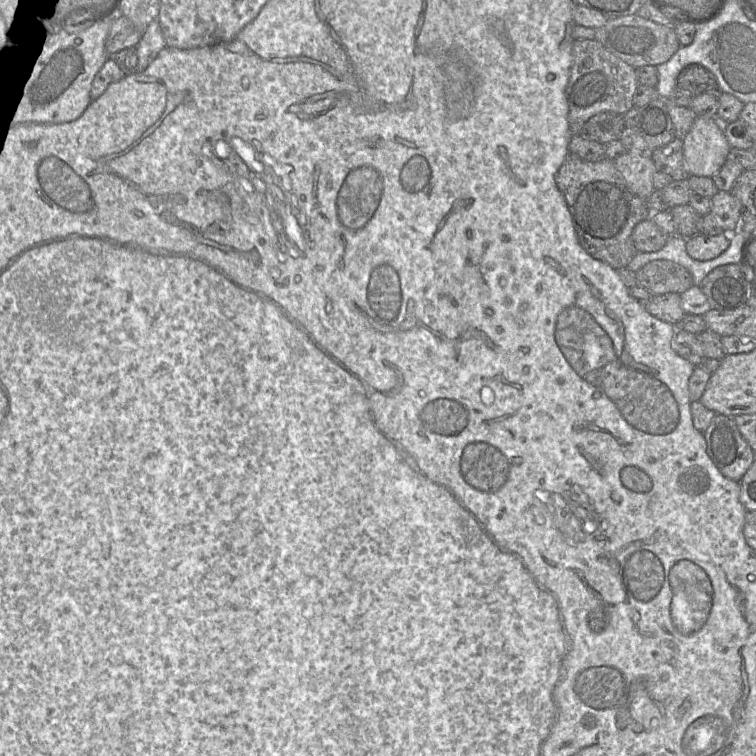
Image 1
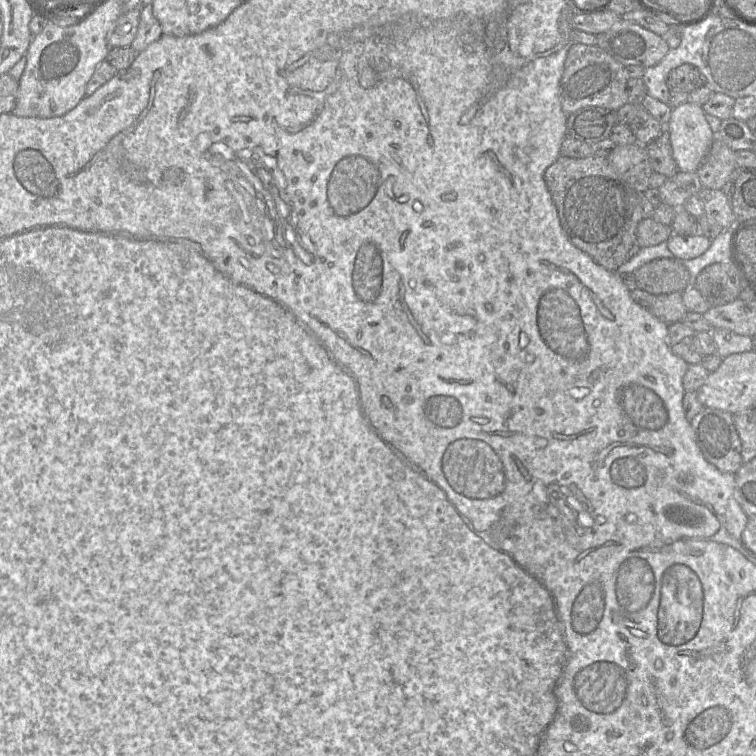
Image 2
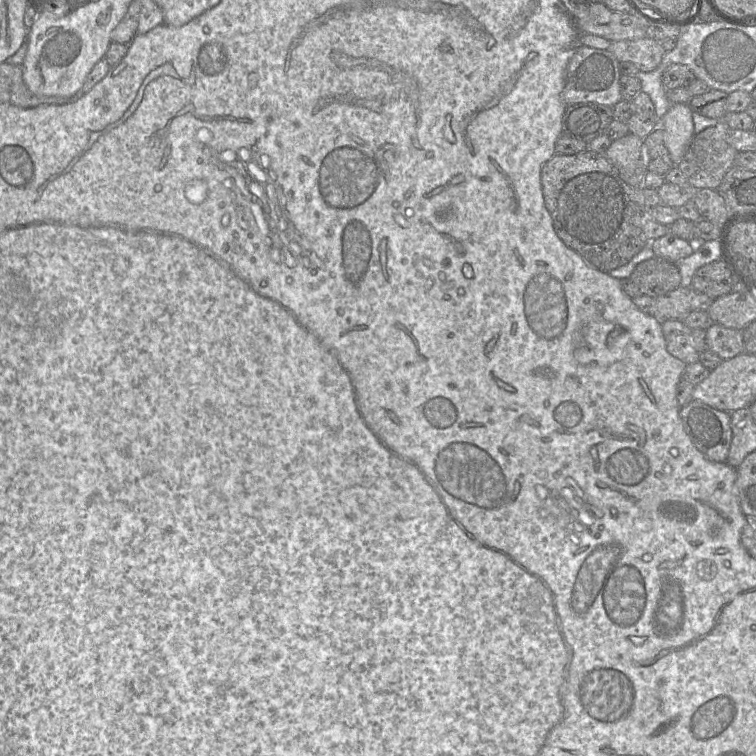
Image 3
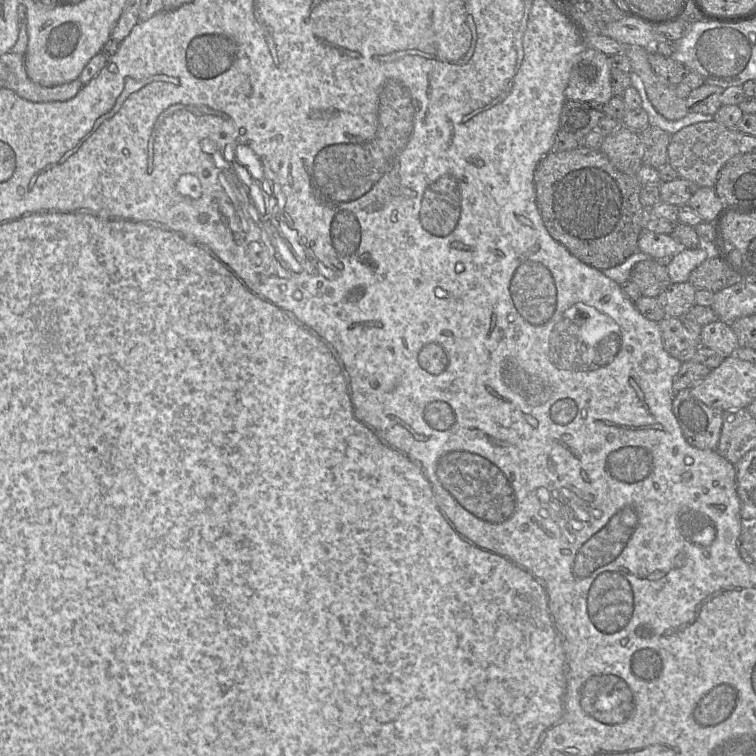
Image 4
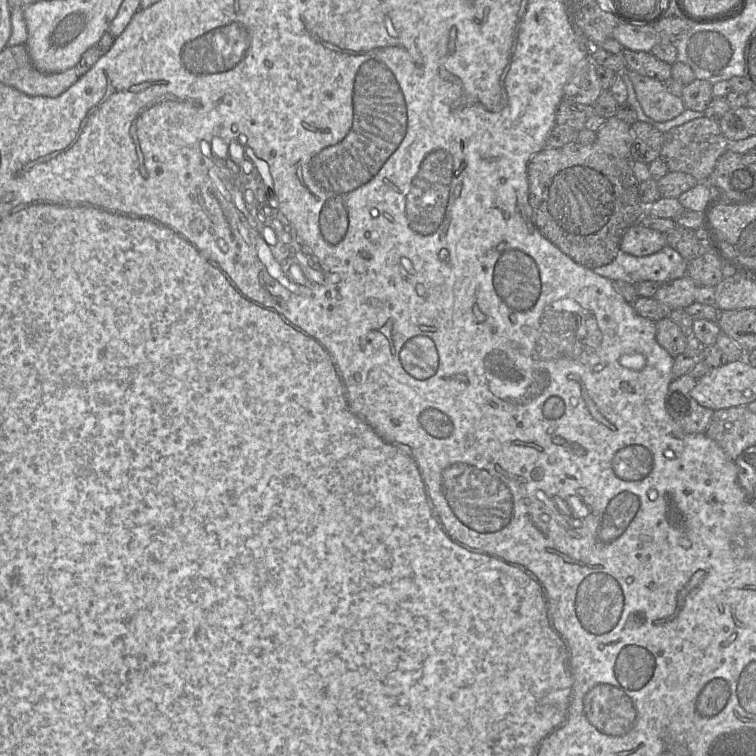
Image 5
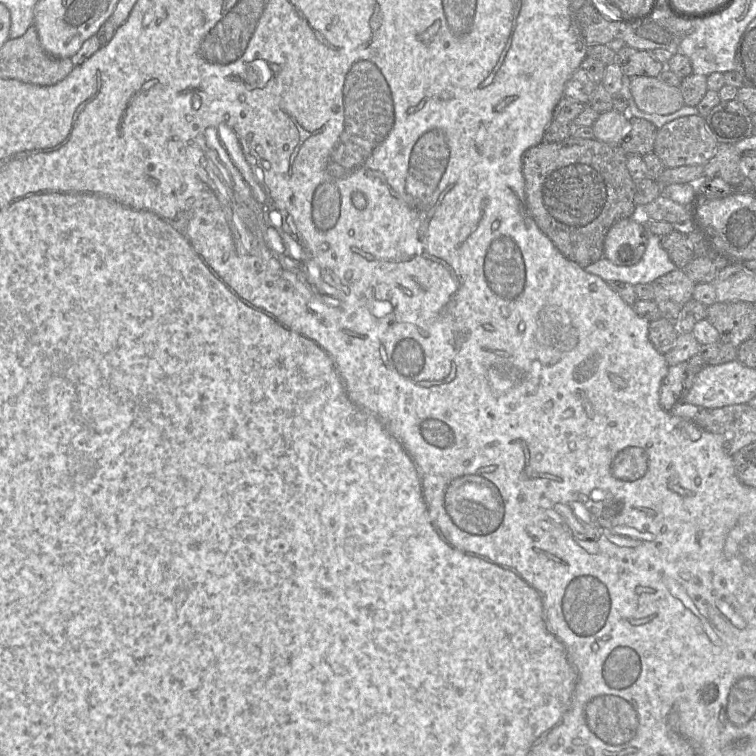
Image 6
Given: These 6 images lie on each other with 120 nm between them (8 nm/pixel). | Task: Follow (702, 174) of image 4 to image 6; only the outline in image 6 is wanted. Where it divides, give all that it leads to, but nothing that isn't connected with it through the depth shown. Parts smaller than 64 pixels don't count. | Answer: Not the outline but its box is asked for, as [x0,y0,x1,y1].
[653,115,718,168]

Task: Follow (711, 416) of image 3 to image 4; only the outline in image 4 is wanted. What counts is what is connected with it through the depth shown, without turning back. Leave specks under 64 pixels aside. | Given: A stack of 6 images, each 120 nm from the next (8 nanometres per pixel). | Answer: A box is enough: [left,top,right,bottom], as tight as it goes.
[672,389,723,450]

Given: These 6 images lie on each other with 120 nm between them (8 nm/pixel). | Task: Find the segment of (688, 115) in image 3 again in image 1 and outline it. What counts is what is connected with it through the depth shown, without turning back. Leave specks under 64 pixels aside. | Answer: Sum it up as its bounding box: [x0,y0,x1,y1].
[682,117,731,177]

